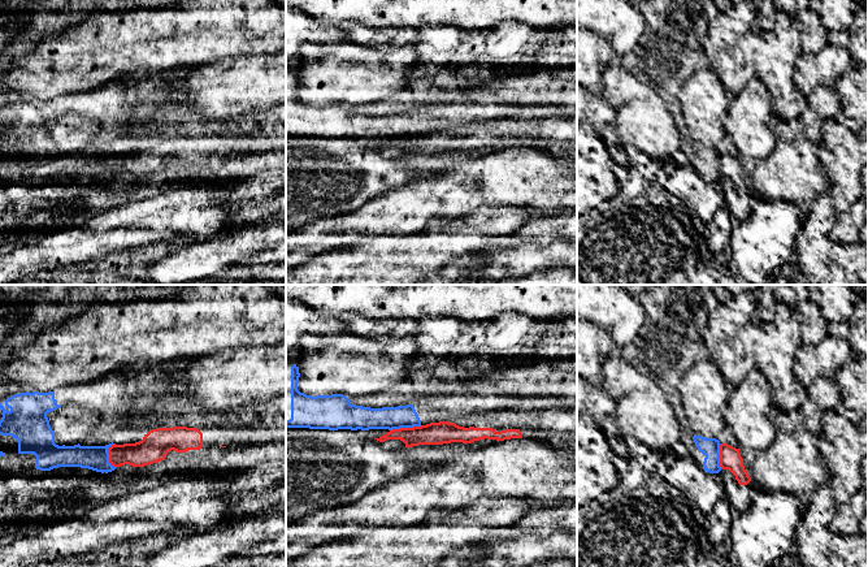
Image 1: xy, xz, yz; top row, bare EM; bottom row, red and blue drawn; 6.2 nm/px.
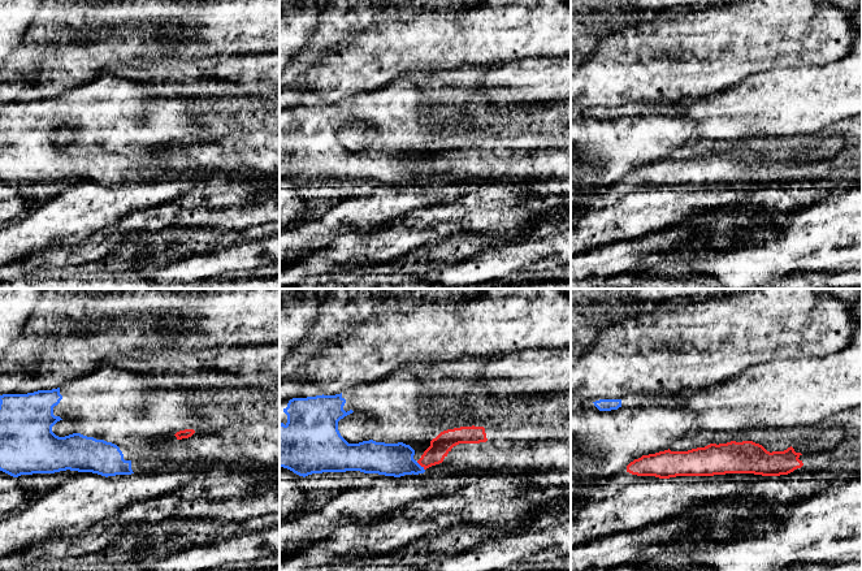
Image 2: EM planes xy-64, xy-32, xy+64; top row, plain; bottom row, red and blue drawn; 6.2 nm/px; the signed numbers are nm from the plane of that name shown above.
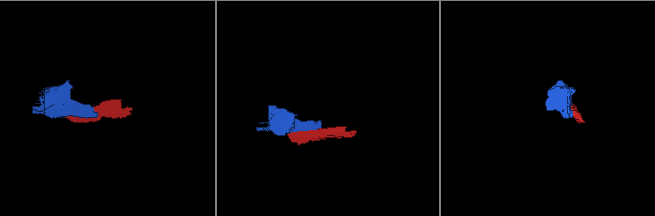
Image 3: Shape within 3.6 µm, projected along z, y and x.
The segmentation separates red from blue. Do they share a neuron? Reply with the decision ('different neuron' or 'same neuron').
different neuron

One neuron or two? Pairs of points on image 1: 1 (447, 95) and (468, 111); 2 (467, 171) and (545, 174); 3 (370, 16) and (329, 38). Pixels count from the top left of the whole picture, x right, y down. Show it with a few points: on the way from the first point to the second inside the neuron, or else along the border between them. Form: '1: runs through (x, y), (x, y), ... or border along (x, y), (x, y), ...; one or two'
1: border along (487, 102), (433, 103); two
2: runs through (486, 174), (525, 174); one
3: border along (308, 14), (337, 26); two

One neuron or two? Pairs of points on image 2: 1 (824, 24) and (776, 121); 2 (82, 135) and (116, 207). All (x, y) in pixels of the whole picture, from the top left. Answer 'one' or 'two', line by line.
1: two
2: two

